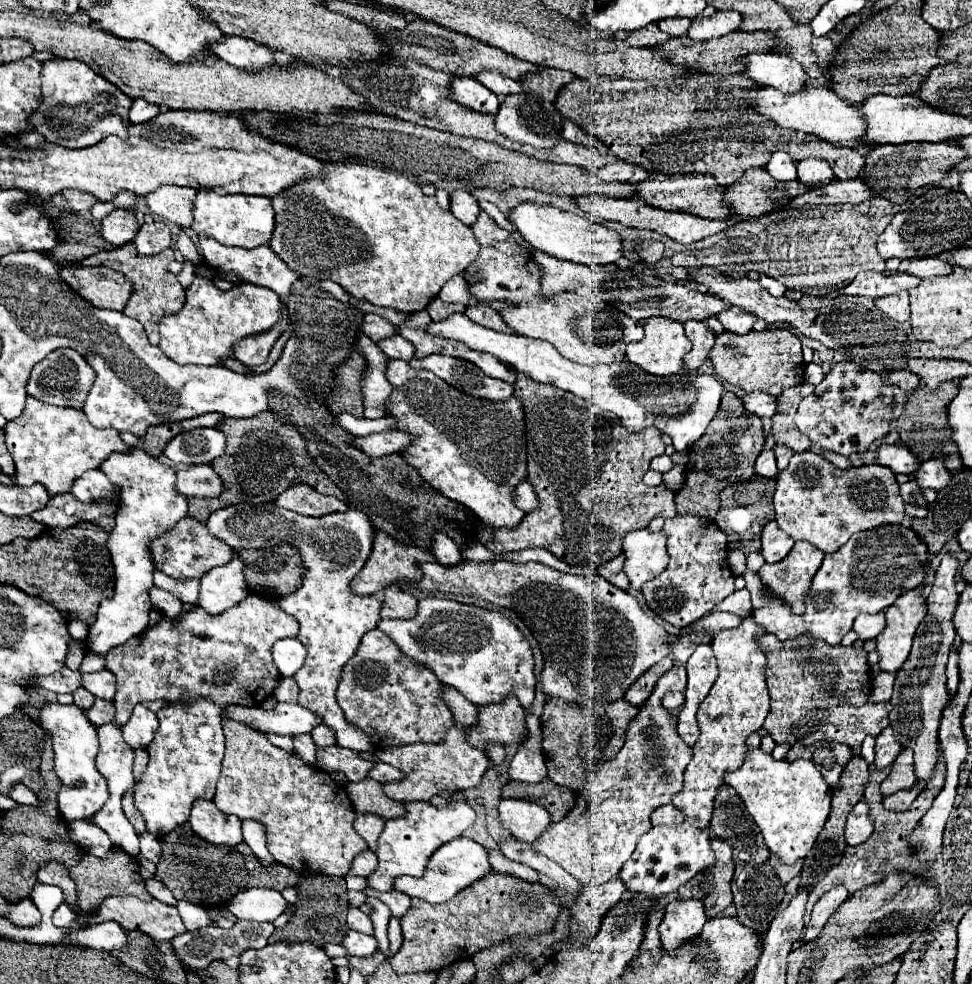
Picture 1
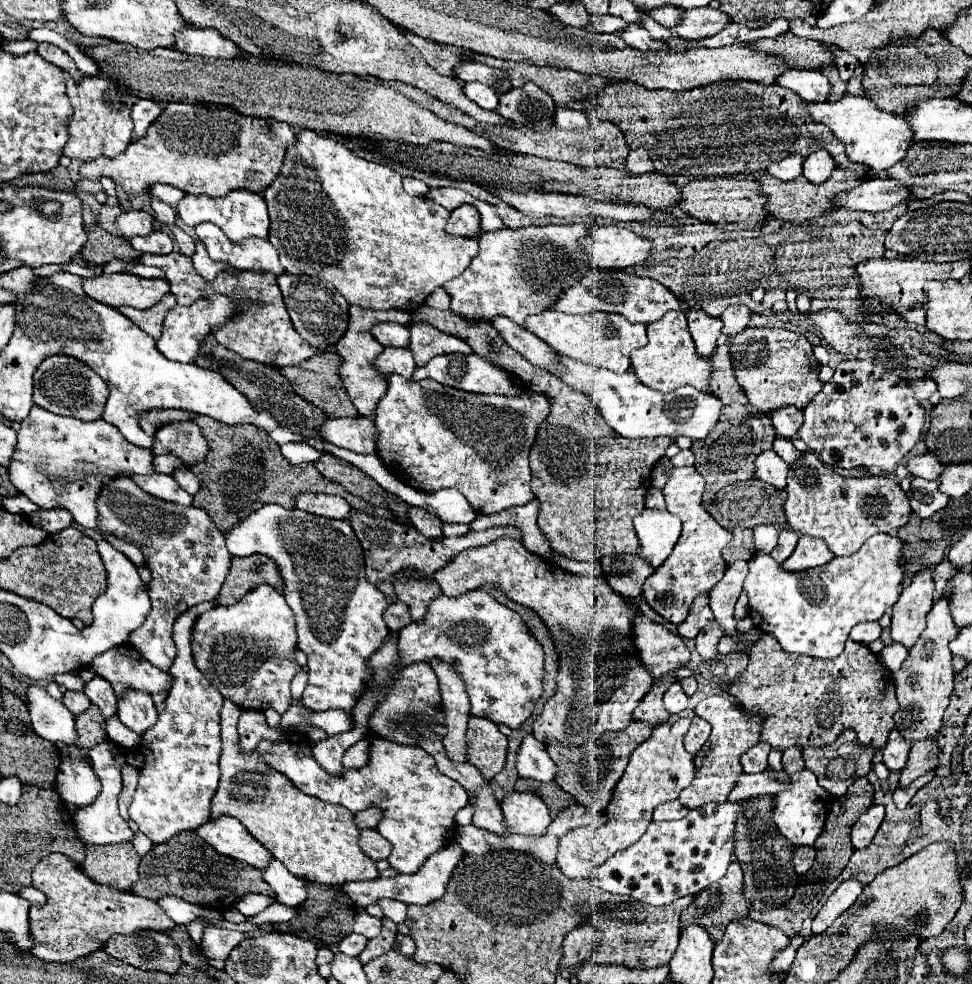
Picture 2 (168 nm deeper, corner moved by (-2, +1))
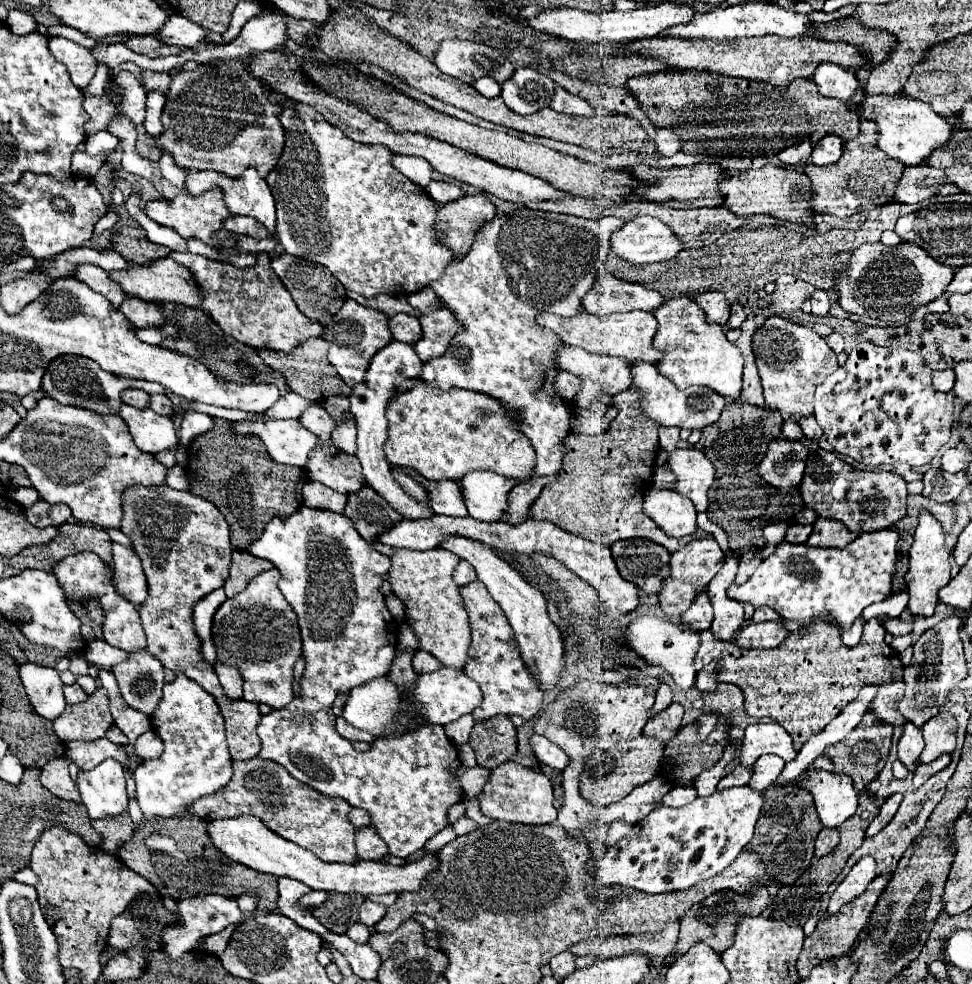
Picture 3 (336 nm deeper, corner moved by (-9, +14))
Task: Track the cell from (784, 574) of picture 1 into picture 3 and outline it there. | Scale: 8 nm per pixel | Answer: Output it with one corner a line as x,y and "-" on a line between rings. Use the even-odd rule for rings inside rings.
817,518
813,524
813,534
807,540
807,546
827,546
827,548
843,548
849,542
853,542
857,534
845,528
845,524
829,520
829,518

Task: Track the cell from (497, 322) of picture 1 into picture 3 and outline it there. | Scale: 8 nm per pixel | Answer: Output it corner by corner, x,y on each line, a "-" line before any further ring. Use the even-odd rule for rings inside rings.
563,346
559,352
559,366
583,380
583,388
575,398
575,406
589,408
589,404
597,398
597,394
619,394
623,390
631,388
631,362
623,358
611,358
611,356
597,356
589,354
575,346

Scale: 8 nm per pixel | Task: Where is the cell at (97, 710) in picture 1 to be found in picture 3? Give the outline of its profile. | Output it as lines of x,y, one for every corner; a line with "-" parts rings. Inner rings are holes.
99,686
85,702
67,706
65,712
55,720
55,734
63,742
71,740
97,740
113,726
109,712
109,696
103,686

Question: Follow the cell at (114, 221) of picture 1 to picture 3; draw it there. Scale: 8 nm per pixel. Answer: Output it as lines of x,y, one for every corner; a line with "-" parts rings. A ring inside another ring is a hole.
213,188
213,190
207,190
205,194
201,196
191,196
191,194
179,194
175,196
173,200
149,200
145,204
145,214
149,218
153,218
157,224
161,226
169,226
173,228
179,236
183,236
185,240
189,238
197,238
209,246
217,246
223,244
221,238
217,236
219,230
223,230
223,220
227,220
227,216
233,216
227,206
225,206
225,200
223,200
223,190
221,188

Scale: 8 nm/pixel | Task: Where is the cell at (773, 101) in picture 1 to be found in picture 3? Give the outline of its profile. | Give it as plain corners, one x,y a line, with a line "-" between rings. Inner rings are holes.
869,96
867,104
859,112
865,118
871,118
879,126
879,148
895,160
901,160
905,166
923,164
937,148
943,148
953,138
953,124
947,118
941,118
929,104
907,96

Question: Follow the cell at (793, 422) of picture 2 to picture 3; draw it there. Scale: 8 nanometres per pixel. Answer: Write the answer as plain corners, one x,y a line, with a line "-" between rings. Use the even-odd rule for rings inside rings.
801,418
801,420
799,420
799,424
801,424
801,428
803,428
805,438
809,438
809,440
813,440
813,442
817,444
817,442
819,442
819,438
823,436
823,430
819,428
817,420
815,420
815,418

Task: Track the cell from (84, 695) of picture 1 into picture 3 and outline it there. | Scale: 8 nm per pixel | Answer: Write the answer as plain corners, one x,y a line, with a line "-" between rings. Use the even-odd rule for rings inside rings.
71,684
71,686
63,686
63,696
67,700
67,704
79,704
87,698
87,694
83,692
83,688
79,684

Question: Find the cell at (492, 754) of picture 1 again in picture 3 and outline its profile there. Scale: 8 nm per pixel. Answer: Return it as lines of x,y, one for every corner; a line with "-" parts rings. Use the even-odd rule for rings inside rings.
495,716
475,724
469,744
475,750
477,764
493,770
517,754
517,730
507,716

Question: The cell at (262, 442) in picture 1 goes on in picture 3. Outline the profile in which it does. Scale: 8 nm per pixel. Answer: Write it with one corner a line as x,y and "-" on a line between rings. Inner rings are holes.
215,418
215,428
199,436
189,446
189,460
185,466
189,478
189,492
213,502
229,524
229,536
233,550
247,552
267,522
275,516
291,516
301,506
301,488
307,482
307,474
299,468
281,466
271,462
263,442
255,436
237,436
231,432
227,420

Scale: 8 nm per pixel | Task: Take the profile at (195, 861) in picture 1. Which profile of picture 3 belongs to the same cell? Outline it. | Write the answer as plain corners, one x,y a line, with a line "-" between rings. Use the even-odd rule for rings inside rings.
175,816
175,818
145,818
141,824
133,824
131,842
119,846
119,858
147,878
161,896
173,900
219,894
225,898
239,898
241,894
257,896
259,912
277,910
277,878
271,874
259,874
243,864
231,862
221,852
215,852
215,846
205,830
205,822
197,816
-
159,846
161,852
155,850

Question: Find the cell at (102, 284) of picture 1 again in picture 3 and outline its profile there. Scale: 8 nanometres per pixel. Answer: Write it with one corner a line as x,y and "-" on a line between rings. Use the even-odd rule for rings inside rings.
163,258
163,260
157,260
153,262
151,266
133,266
133,268
127,268
127,270
119,270
119,272
111,272
111,278
115,282
119,282
119,286
123,288
123,292
131,294
131,296
137,296
145,302
153,302
153,300
169,300
169,302
181,302
181,304
187,304
191,308
197,308
201,304
201,290
193,278
193,274
177,264
173,258

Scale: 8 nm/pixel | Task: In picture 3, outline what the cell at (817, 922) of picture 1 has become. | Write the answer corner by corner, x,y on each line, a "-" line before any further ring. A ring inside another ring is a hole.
863,856
853,868
851,872
847,874
847,878
837,886
835,894
831,896
831,902
829,902
829,908
827,912
829,914
835,914
839,912
839,908
847,902
851,902
853,898
861,896
861,892
869,886
869,882
877,876
877,866
875,866
875,860
873,856

